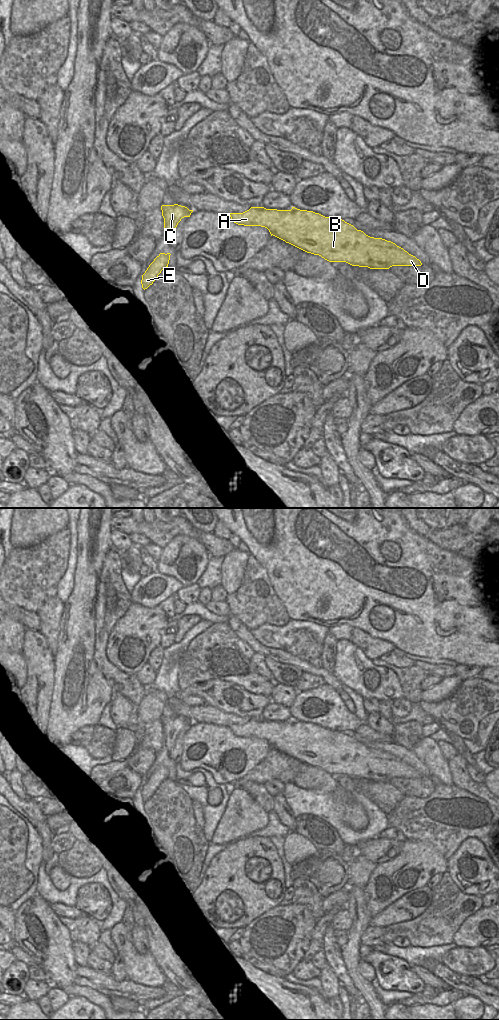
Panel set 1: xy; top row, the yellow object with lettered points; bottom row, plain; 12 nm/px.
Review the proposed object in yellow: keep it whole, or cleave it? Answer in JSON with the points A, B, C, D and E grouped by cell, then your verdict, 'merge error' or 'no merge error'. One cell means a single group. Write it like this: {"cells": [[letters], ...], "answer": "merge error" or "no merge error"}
{"cells": [["A", "B", "C", "D", "E"]], "answer": "no merge error"}

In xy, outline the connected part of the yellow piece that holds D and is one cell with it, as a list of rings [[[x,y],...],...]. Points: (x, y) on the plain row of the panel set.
[[[251,719],[243,725],[230,725],[232,733],[238,737],[261,738],[275,748],[307,765],[319,767],[329,774],[346,774],[352,778],[370,781],[389,781],[392,778],[421,778],[415,768],[391,753],[374,750],[357,742],[353,737],[342,731],[325,729],[313,723],[266,721]]]

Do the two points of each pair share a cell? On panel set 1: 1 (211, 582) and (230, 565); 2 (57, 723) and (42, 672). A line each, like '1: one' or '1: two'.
1: two
2: two

